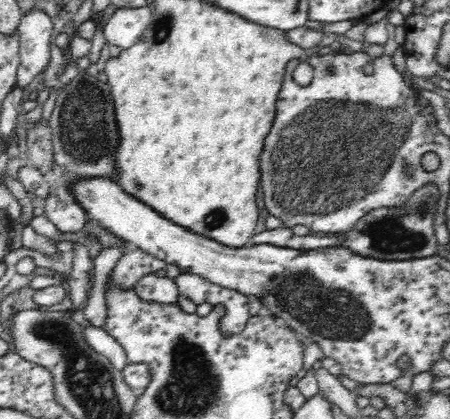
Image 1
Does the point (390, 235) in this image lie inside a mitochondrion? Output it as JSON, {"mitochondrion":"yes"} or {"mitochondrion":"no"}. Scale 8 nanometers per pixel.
{"mitochondrion":"yes"}

